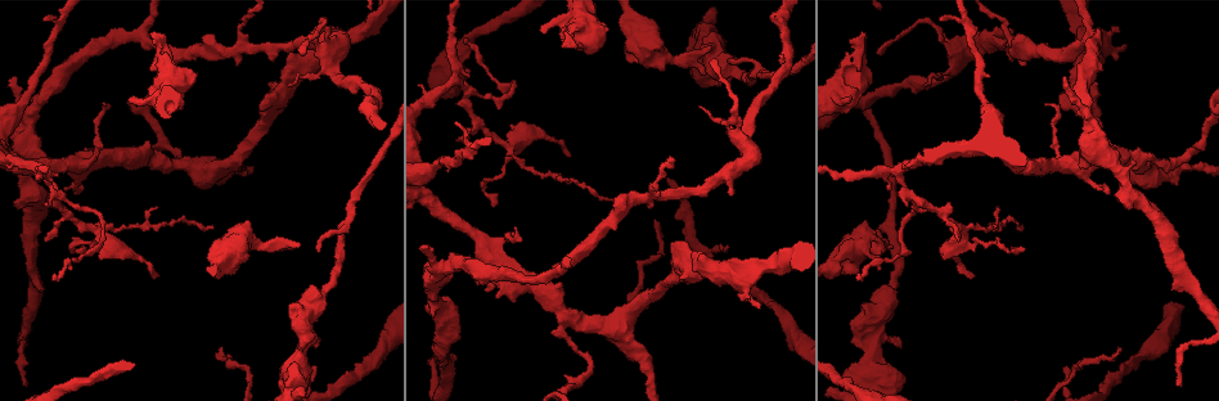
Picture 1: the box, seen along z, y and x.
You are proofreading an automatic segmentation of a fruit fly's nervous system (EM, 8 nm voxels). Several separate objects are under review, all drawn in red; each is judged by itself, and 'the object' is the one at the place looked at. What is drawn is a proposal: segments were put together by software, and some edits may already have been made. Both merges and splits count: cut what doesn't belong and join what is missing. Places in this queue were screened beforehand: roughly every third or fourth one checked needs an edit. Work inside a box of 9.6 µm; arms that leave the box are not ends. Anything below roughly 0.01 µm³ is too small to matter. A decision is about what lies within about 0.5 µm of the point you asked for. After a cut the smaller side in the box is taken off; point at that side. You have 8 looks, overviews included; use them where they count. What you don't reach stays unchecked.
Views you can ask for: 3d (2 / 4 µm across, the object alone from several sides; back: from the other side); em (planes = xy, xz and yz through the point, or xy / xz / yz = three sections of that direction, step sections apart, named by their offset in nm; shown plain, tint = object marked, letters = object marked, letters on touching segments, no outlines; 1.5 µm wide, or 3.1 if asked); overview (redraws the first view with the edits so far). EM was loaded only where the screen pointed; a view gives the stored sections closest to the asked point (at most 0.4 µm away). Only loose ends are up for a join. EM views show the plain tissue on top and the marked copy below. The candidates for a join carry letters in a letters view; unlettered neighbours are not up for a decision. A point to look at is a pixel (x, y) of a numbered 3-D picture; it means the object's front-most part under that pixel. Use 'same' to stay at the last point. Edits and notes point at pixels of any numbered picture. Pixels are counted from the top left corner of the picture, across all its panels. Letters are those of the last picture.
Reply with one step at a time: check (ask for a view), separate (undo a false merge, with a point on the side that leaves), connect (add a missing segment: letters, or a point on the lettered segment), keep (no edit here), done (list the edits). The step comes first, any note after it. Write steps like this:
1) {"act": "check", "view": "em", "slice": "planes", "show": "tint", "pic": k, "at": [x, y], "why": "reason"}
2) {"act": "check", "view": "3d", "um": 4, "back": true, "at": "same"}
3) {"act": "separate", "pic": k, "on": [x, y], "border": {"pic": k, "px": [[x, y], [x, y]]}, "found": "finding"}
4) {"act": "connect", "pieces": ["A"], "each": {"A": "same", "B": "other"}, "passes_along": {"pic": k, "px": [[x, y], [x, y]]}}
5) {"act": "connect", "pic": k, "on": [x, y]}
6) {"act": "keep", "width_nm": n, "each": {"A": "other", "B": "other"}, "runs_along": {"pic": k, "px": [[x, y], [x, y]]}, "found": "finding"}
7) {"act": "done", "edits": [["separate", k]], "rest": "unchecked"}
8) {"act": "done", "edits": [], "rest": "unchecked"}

{"act": "check", "view": "em", "slice": "xz", "step": 4, "show": "tint", "pic": 1, "at": [878, 254], "why": "free end"}

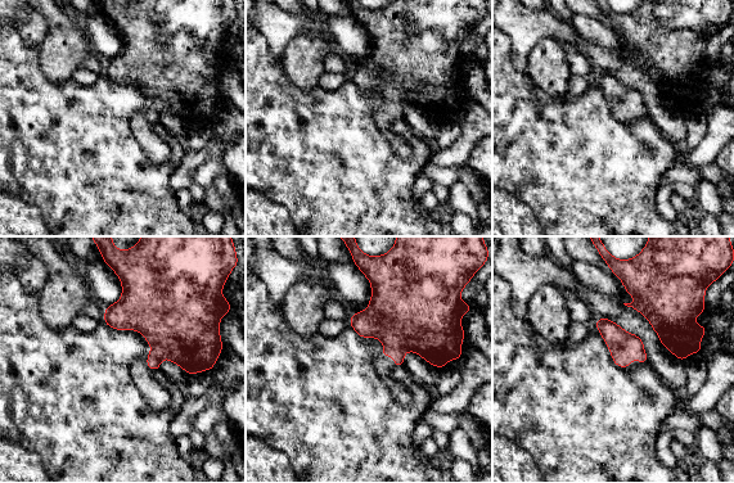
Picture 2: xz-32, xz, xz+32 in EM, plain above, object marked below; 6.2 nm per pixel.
{"act": "check", "view": "em", "slice": "planes", "show": "letters", "at": "same", "why": "cut it another way"}

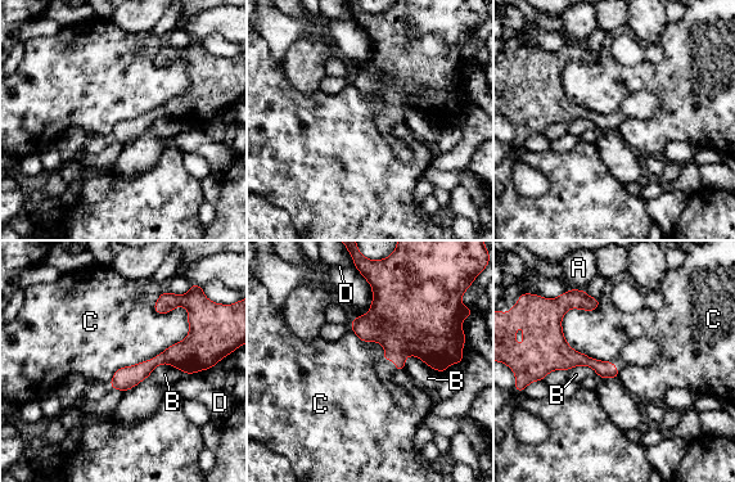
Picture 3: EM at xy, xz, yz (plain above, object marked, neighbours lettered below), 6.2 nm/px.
{"act": "keep", "longest_contact_nm": ["C", 700], "each": {"A": "other", "B": "other", "C": "other", "D": "other"}, "border": {"pic": 3, "px": [[185, 306], [188, 334], [109, 384]]}, "found": "no lettered segment goes on from it"}

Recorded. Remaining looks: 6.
{"act": "check", "view": "em", "slice": "planes", "show": "letters", "pic": 1, "at": [848, 112], "why": "thick end"}

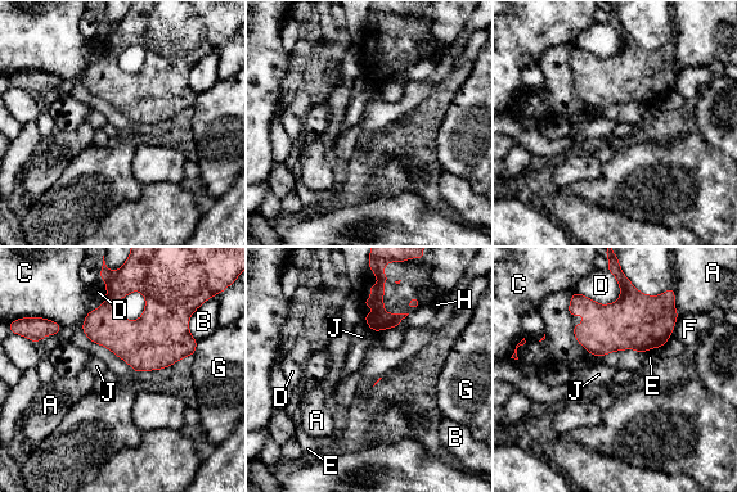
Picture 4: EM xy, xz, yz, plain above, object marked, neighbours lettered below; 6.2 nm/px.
{"act": "keep", "each": {"A": "other", "B": "other", "C": "other", "D": "other", "E": "other", "F": "other", "G": "other", "H": "other", "J": "other"}, "border": {"pic": 4, "px": [[663, 346], [639, 353]]}, "found": "none of them fits"}

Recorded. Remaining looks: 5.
{"act": "check", "view": "3d", "um": 4, "pic": 1, "at": [858, 277], "why": "tapers out"}

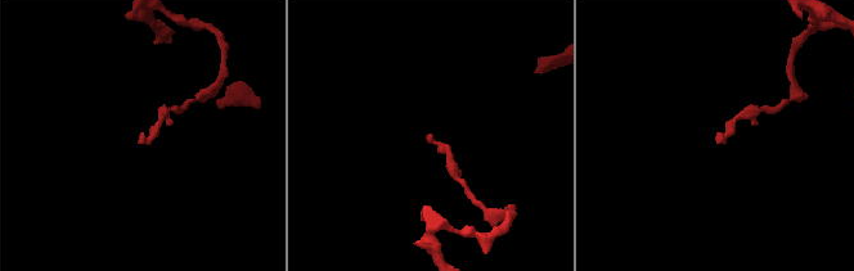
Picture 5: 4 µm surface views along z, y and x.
{"act": "check", "view": "em", "slice": "planes", "show": "letters", "pic": 5, "at": [719, 141], "why": "now the EM"}

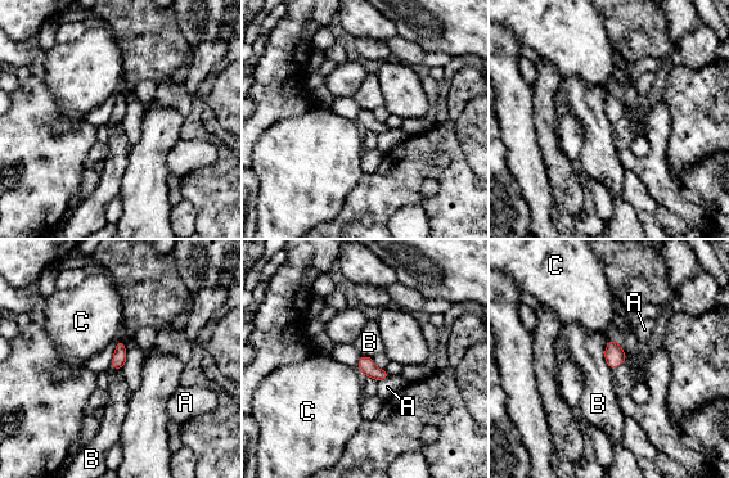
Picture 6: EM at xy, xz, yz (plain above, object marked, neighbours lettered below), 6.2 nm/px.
{"act": "keep", "each": {"A": "other", "B": "other", "C": "other"}, "border": {"pic": 6, "px": [[610, 339], [604, 360], [611, 370]]}, "found": "none of them fits"}

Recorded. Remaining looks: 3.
{"act": "done", "edits": [], "rest": "unchecked"}

